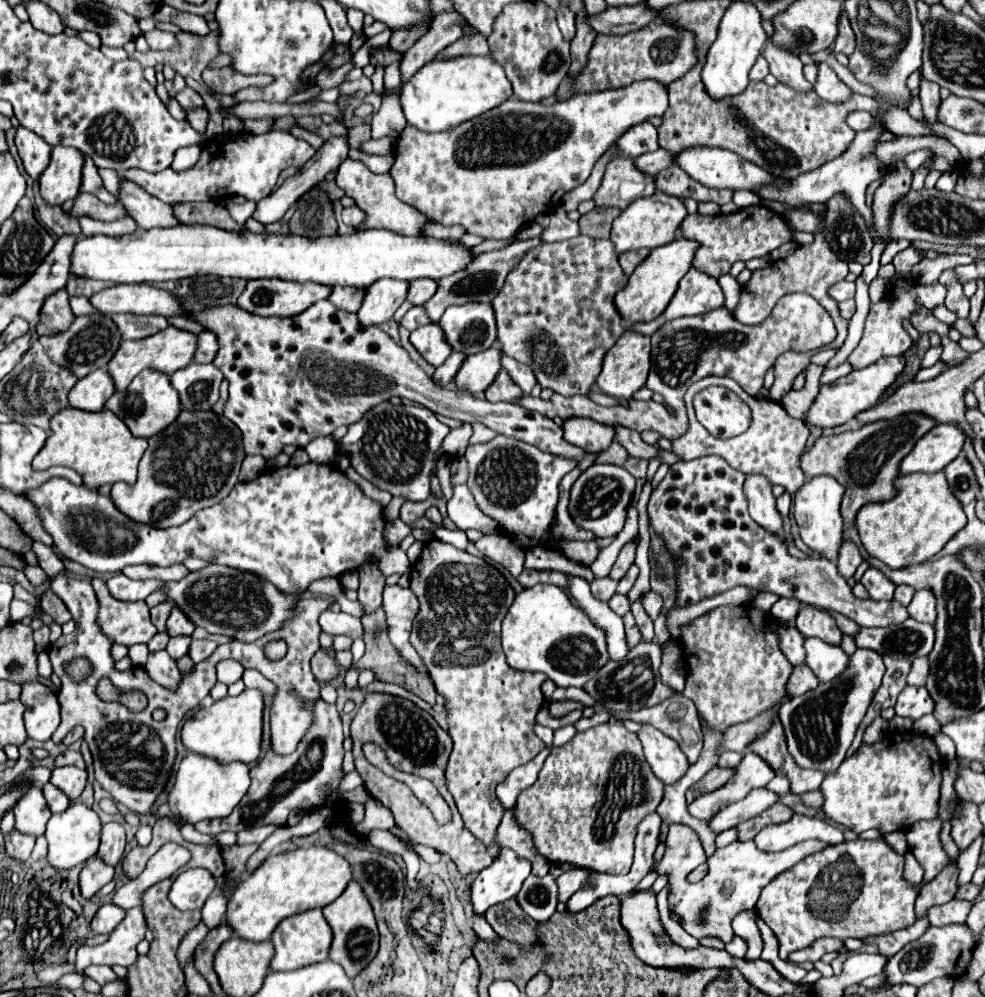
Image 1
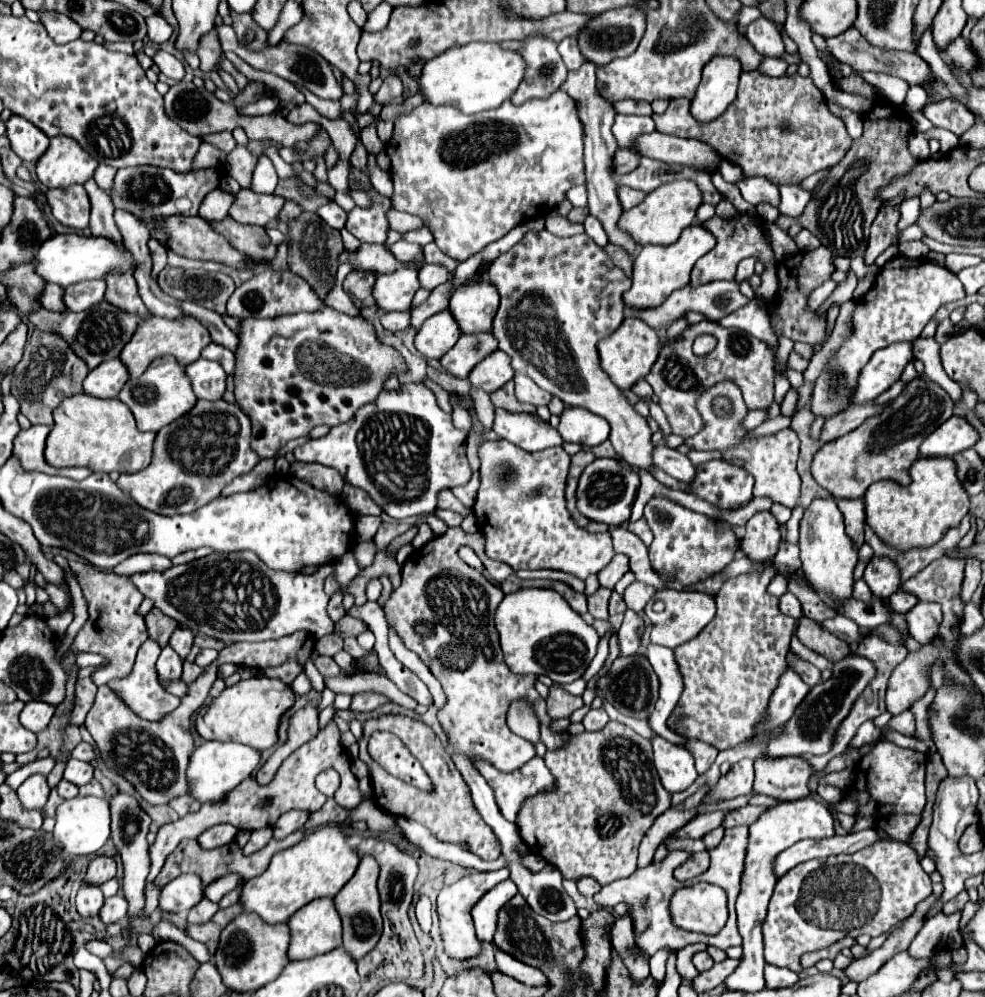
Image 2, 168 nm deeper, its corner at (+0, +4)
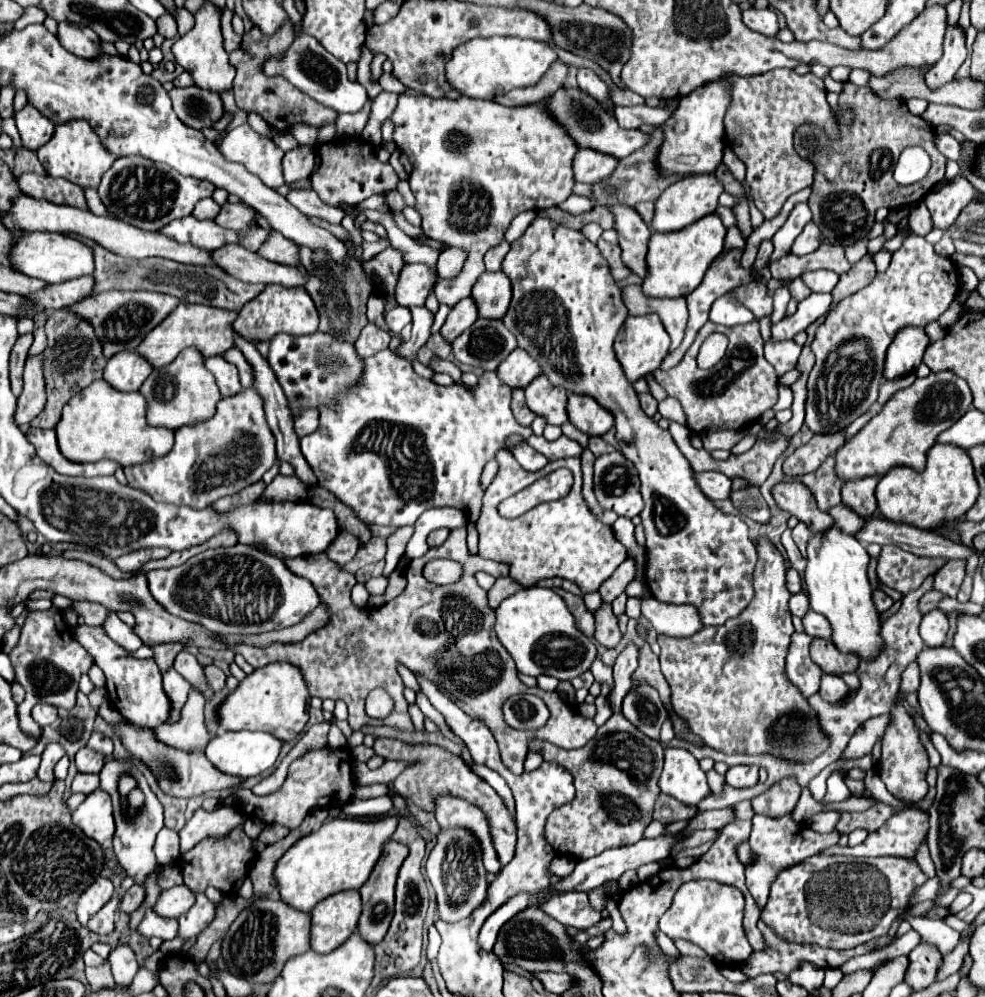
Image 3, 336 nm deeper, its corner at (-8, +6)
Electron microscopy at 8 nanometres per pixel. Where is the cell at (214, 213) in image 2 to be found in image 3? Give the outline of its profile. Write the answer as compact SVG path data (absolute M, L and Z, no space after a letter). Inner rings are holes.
M206 198L206 200L198 202L198 206L194 208L192 216L198 218L198 220L212 220L218 212L220 212L220 206L212 198Z

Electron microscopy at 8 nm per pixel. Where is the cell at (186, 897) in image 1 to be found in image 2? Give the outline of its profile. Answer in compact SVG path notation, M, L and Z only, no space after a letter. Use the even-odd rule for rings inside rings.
M182 874L168 882L160 892L160 908L164 912L186 914L204 898L202 878L196 874Z

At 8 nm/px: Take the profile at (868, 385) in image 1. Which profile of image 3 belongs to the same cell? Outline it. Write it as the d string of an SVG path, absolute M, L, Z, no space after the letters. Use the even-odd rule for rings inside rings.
M908 326L906 330L900 330L888 348L884 378L894 380L910 374L914 370L914 364L918 366L922 362L922 356L928 344L930 344L930 338L924 328L918 330L914 326Z

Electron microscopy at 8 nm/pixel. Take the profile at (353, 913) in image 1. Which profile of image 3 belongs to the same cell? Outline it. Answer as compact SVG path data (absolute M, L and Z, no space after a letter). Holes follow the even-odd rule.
M390 840L384 846L384 852L382 852L382 858L378 860L378 866L374 868L374 872L366 880L366 886L362 886L362 890L360 890L362 908L364 910L362 910L362 916L360 916L360 922L358 922L358 934L370 944L378 944L388 932L390 920L394 916L394 886L396 886L398 870L402 866L402 862L406 860L406 854L408 854L408 846L406 844Z

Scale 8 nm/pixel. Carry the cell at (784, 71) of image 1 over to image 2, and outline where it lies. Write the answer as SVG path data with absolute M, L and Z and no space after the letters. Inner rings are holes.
M760 18L760 20L752 22L748 26L748 30L746 30L746 38L756 48L756 52L762 54L762 56L768 56L768 58L784 58L784 54L786 54L782 34L766 18Z

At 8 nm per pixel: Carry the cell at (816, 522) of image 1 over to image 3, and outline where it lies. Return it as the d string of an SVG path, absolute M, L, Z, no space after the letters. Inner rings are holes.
M834 526L824 534L812 536L808 540L806 562L808 564L804 570L804 580L810 608L826 616L826 620L830 622L832 644L840 652L856 654L860 660L874 660L882 652L882 622L872 600L874 588L866 574L870 562L866 548L854 536L848 536Z

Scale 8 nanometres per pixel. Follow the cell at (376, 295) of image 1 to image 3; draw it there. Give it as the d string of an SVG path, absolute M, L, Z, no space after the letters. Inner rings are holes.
M406 264L398 278L396 302L400 306L422 306L436 280L436 270L428 264Z

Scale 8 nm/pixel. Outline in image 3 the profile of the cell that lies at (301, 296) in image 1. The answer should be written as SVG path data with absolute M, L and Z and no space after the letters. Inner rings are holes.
M278 284L266 286L262 294L258 294L240 310L234 322L234 330L248 342L252 340L268 342L280 332L290 336L306 336L306 334L314 334L316 328L318 328L318 312L308 292L304 288L284 288Z

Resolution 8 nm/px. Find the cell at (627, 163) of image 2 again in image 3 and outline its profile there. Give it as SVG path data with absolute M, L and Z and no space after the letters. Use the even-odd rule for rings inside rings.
M578 150L574 158L574 180L592 184L612 174L616 166L618 166L618 160L608 154L602 154L596 150Z

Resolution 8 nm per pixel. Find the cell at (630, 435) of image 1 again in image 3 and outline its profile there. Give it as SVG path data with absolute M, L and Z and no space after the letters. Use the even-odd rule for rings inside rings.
M702 472L696 474L696 482L702 492L712 500L726 500L732 492L732 480L720 472Z

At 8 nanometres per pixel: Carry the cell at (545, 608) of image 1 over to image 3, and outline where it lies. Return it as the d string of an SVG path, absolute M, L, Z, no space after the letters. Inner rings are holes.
M532 586L508 596L496 608L494 630L502 646L514 658L518 672L528 676L548 674L558 680L572 680L586 672L596 658L594 640L586 638L576 628L574 616L566 608L564 600L550 588Z

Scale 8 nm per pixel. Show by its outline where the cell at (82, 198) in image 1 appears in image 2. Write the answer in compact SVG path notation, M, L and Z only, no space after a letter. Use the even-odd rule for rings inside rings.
M84 186L72 188L54 188L46 192L48 204L54 218L70 228L88 228L90 220L90 198Z

